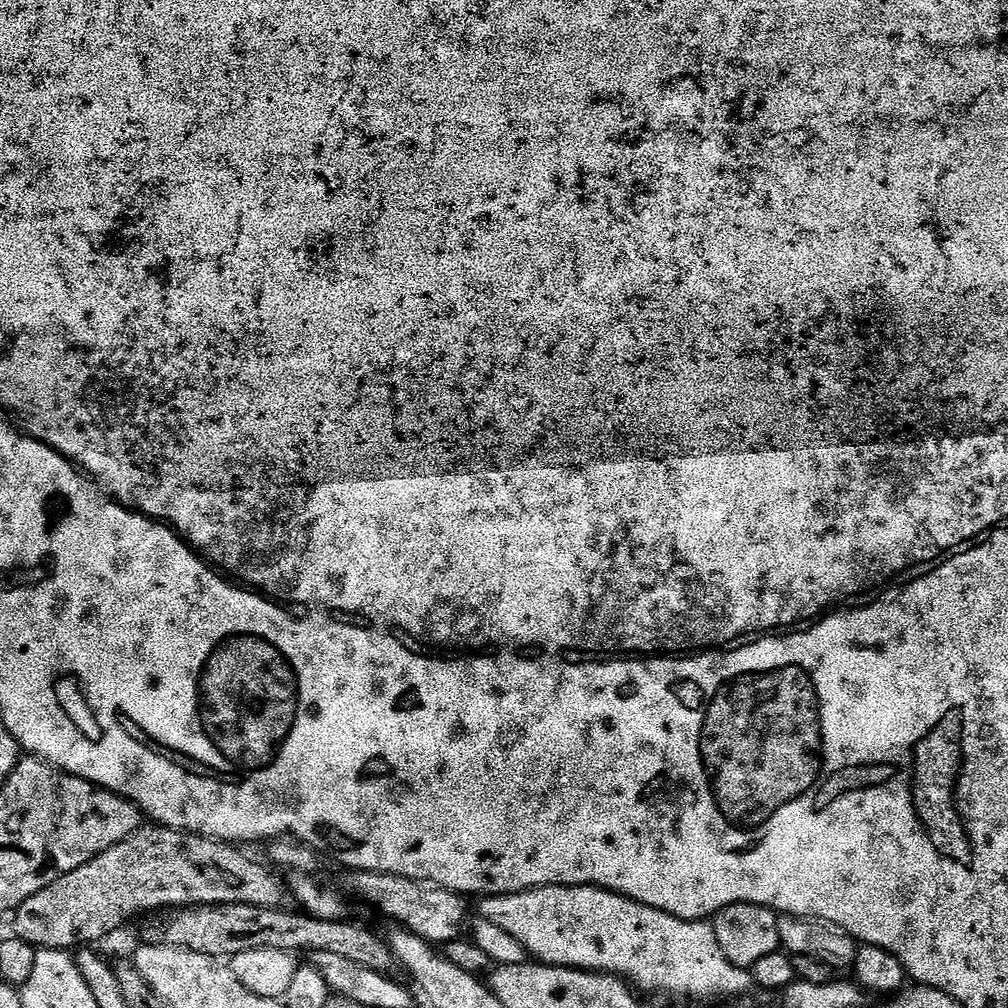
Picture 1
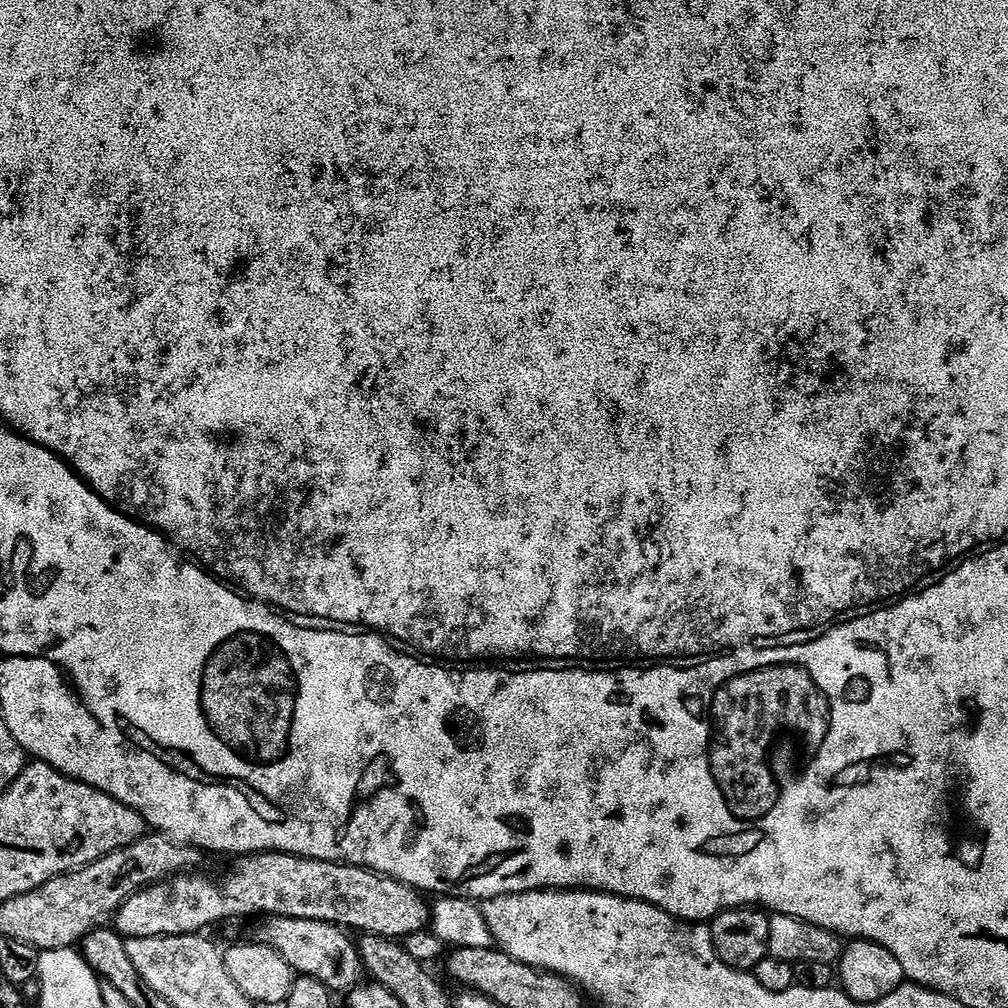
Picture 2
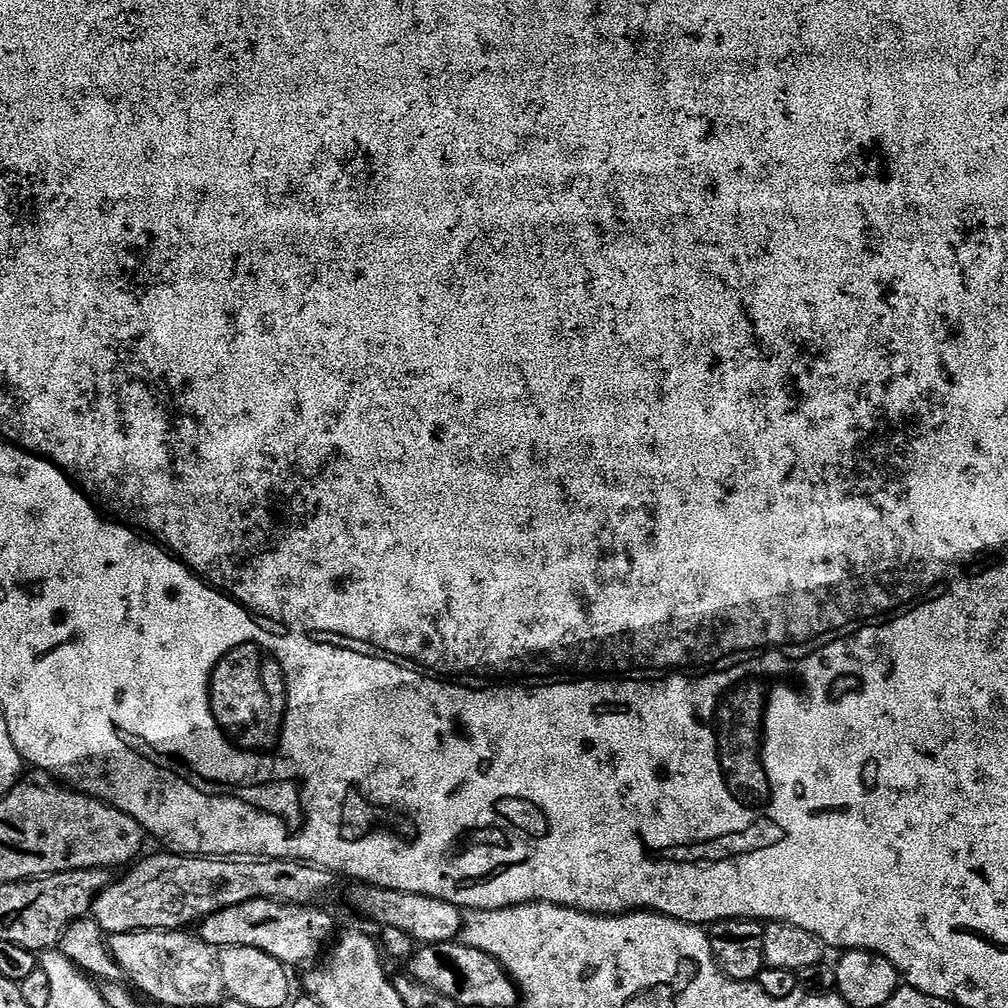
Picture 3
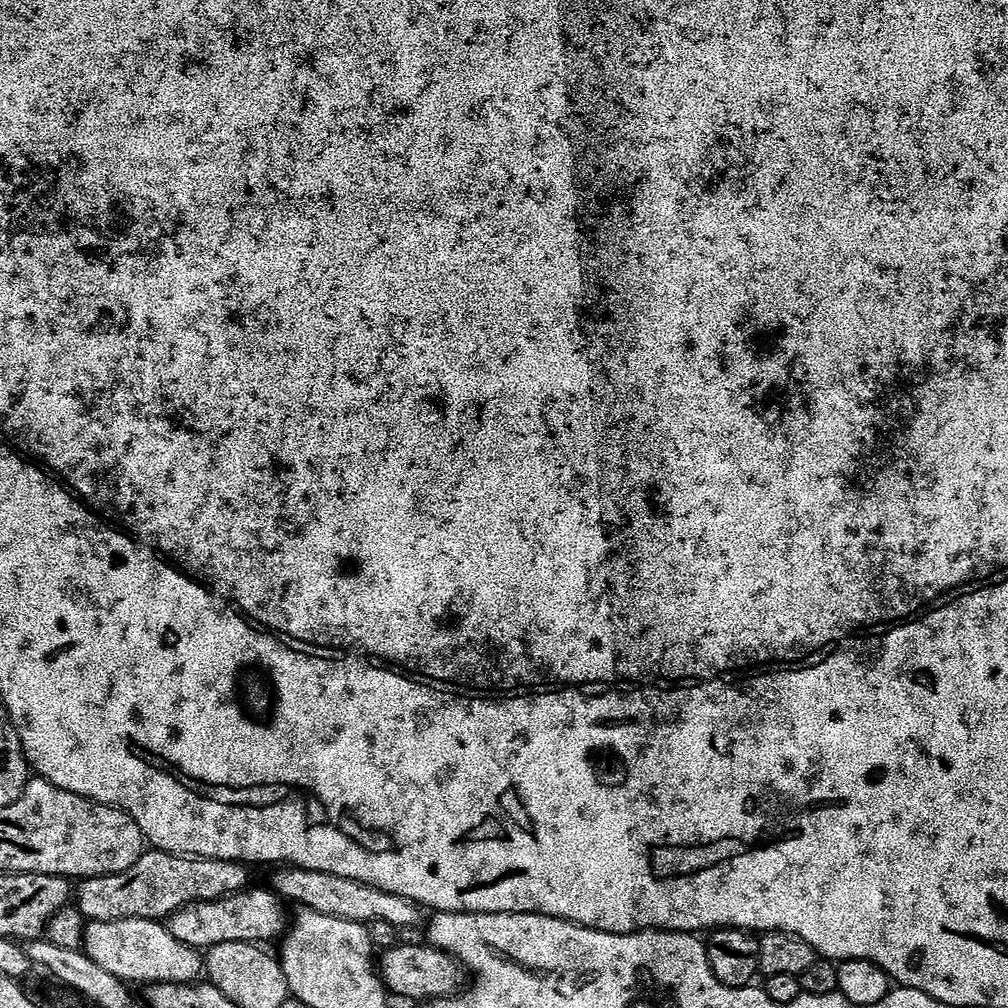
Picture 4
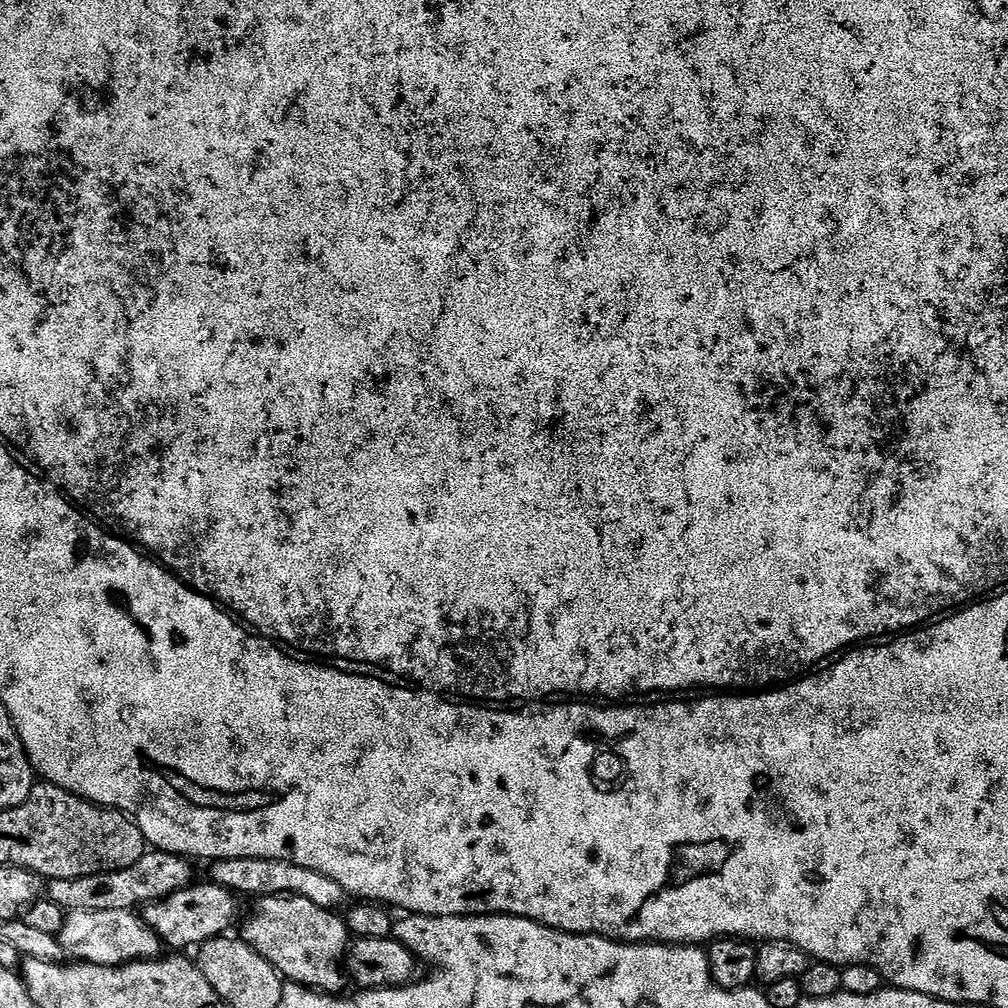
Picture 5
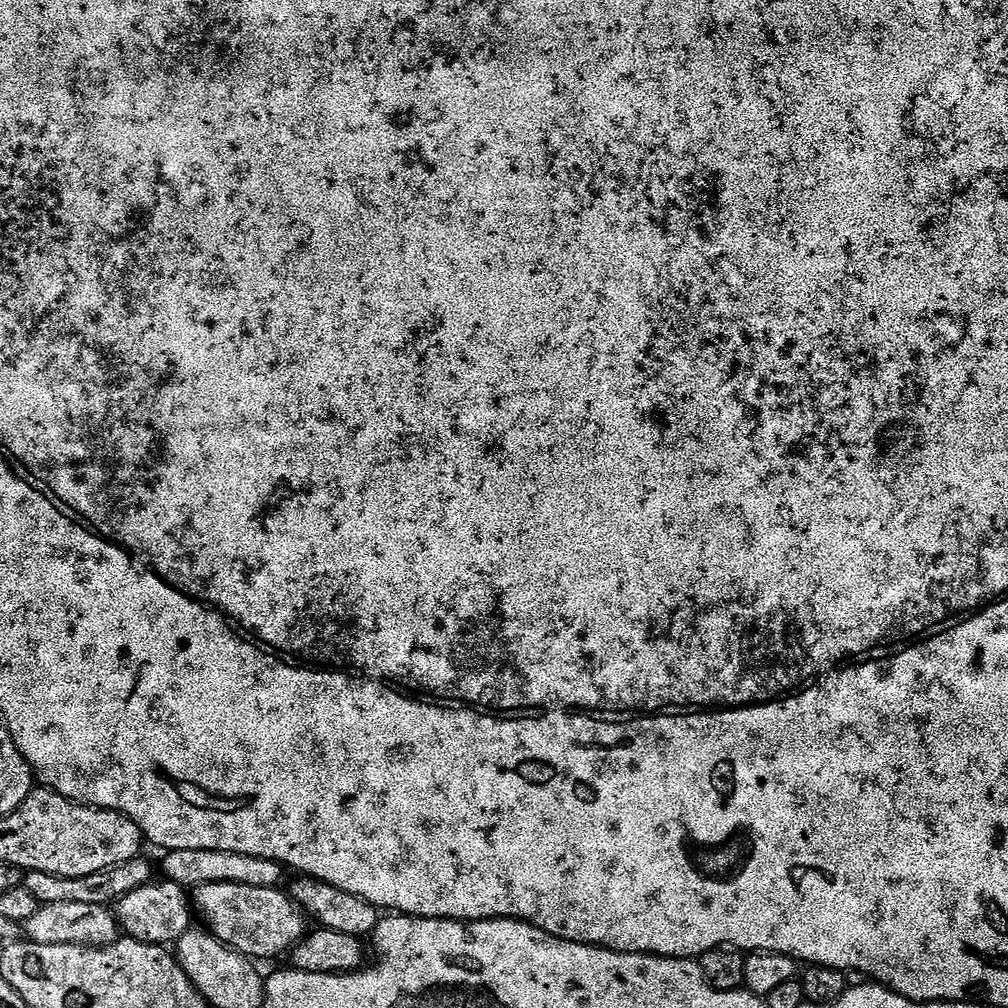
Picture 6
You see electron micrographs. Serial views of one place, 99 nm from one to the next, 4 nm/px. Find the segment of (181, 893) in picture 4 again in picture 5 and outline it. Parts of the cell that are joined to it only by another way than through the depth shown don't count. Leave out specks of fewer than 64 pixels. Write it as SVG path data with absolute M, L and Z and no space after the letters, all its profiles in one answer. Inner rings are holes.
M145 851L134 866L126 870L99 872L82 878L62 878L47 885L47 899L58 902L65 913L74 910L136 910L155 900L165 900L170 894L189 887L193 883L191 859L175 856L169 852Z

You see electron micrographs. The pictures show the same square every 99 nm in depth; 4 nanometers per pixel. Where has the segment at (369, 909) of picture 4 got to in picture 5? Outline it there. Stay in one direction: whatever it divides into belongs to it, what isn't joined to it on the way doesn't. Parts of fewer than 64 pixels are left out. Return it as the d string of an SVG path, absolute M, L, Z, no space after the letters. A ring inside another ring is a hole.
M226 858L215 861L211 868L211 883L222 886L241 897L259 898L274 894L294 894L302 898L310 898L314 906L333 910L339 909L339 904L346 899L344 888L338 886L334 878L326 878L326 874L318 874L318 870L310 870L306 866L294 866L294 862L282 862L274 858Z

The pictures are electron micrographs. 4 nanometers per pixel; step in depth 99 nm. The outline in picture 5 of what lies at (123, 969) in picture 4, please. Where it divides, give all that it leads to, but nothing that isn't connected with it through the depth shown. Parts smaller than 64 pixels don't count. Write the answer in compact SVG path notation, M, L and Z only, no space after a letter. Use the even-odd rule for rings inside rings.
M74 910L62 922L59 937L65 957L82 964L118 966L161 955L158 934L133 910Z

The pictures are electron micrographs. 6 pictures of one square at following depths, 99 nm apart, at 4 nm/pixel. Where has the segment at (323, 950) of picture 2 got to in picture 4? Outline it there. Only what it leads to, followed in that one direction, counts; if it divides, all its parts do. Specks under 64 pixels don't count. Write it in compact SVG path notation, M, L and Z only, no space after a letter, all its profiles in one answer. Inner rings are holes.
M249 886L243 892L235 892L233 896L223 896L210 902L188 904L169 916L166 927L178 938L178 942L186 942L186 946L197 950L207 950L222 942L246 942L247 944L267 945L267 940L279 941L290 924L290 912L287 912L285 901L281 900L271 887L255 888Z

